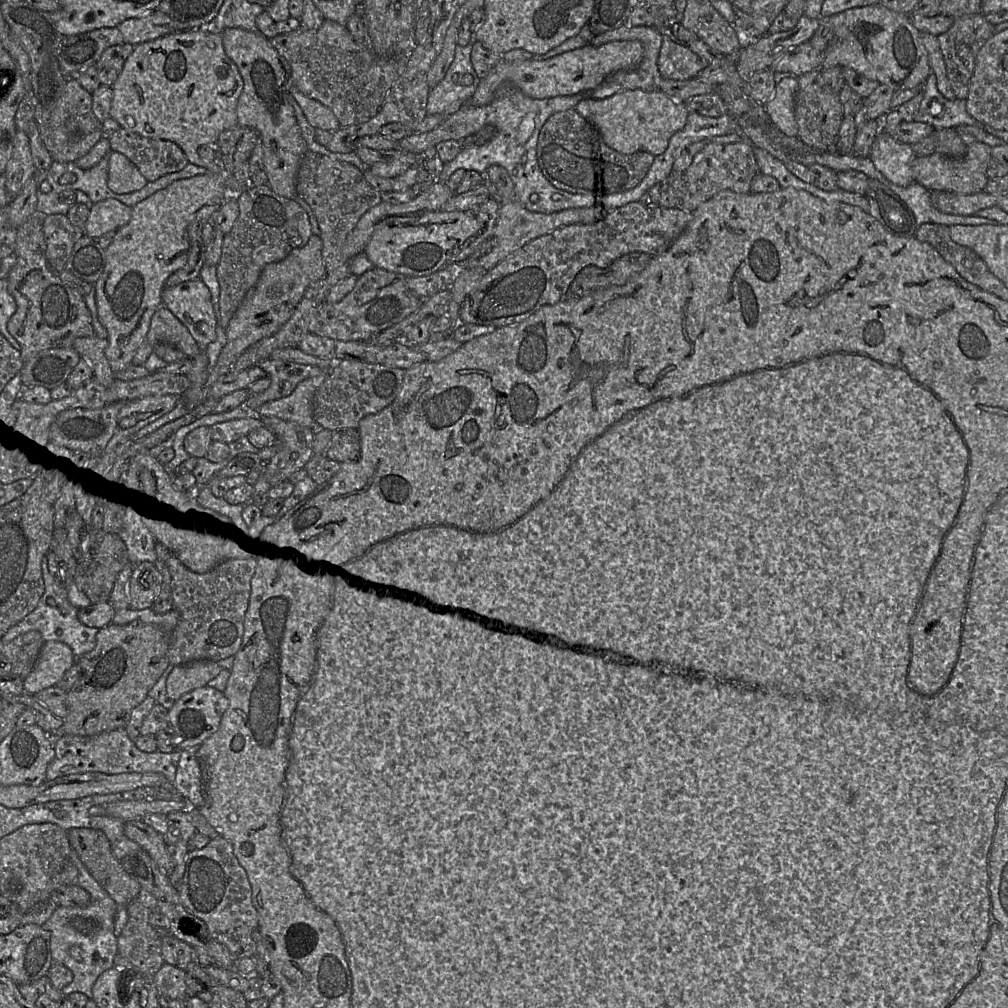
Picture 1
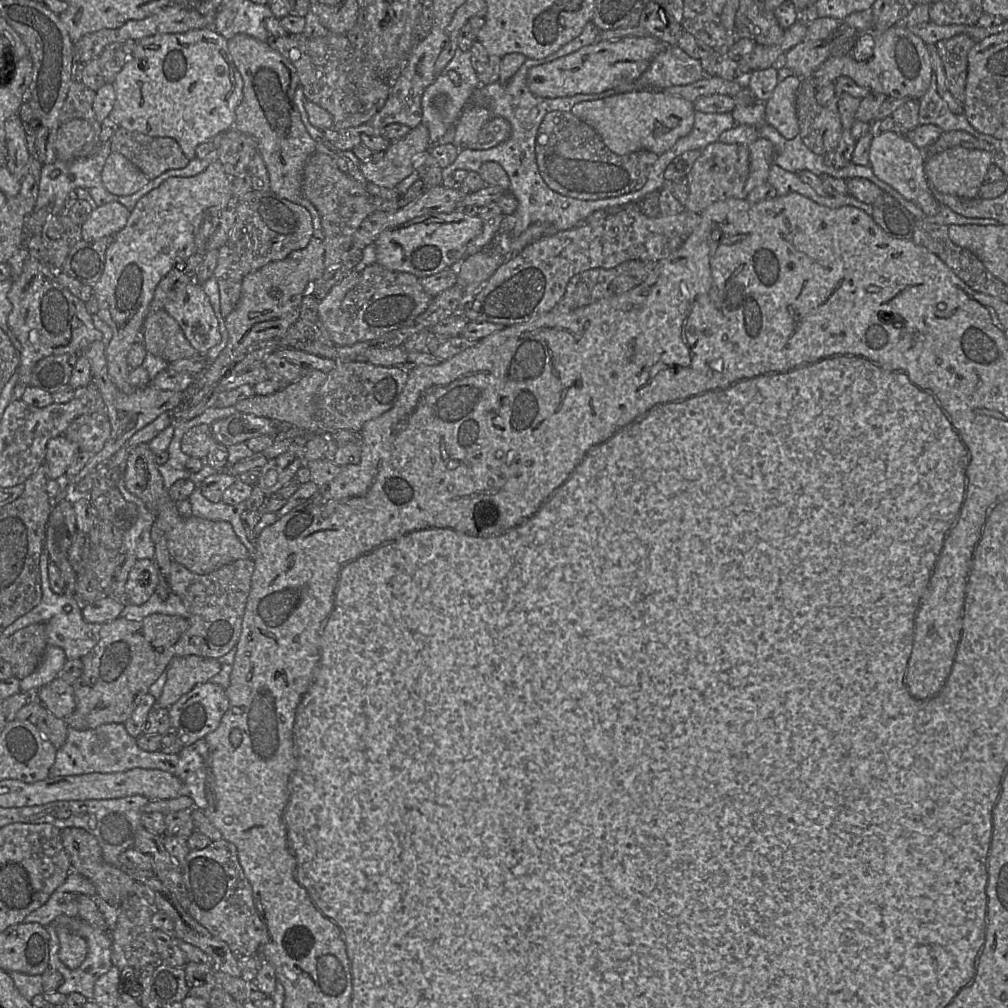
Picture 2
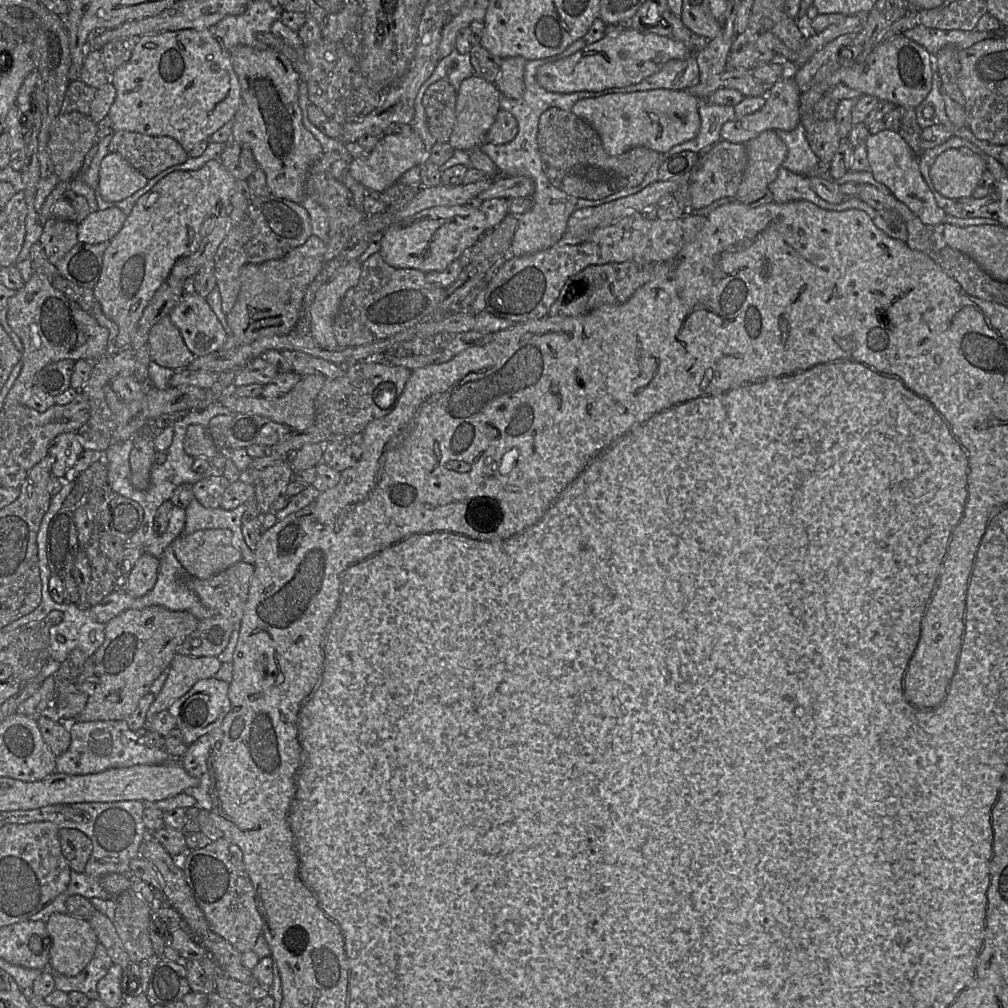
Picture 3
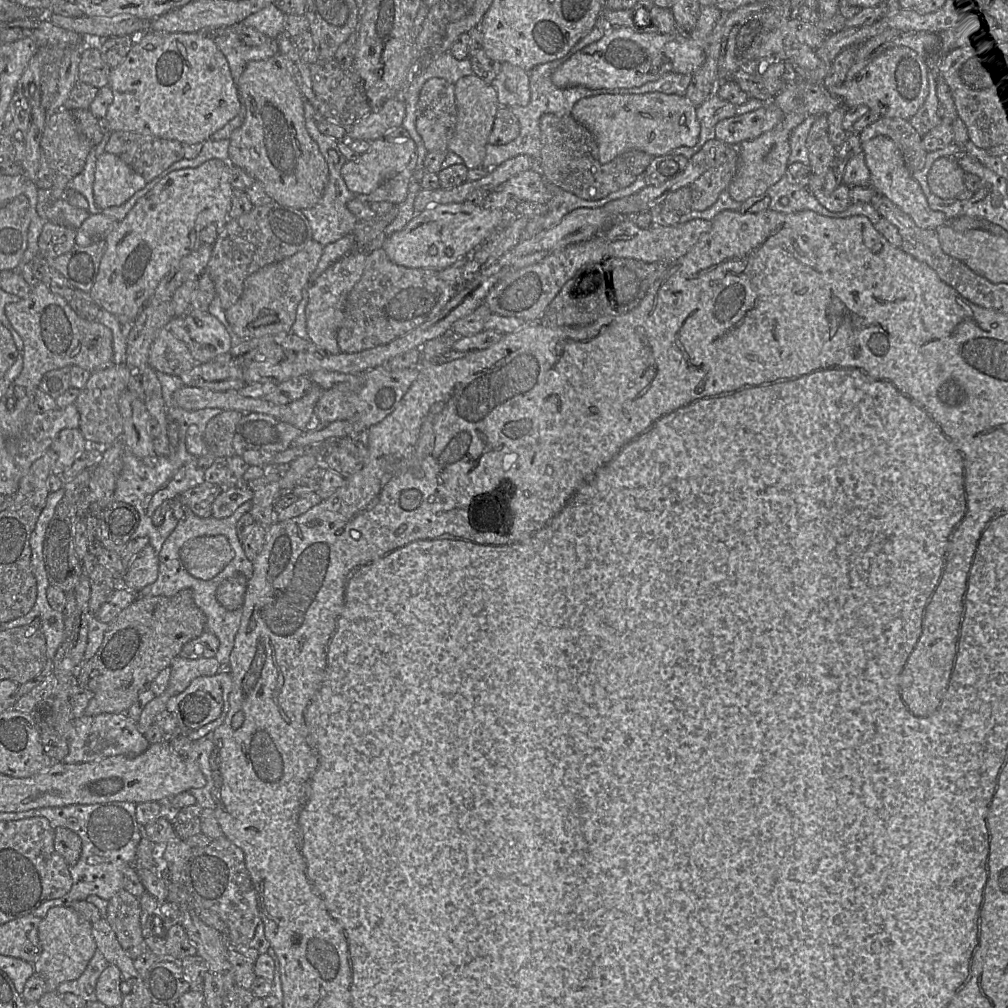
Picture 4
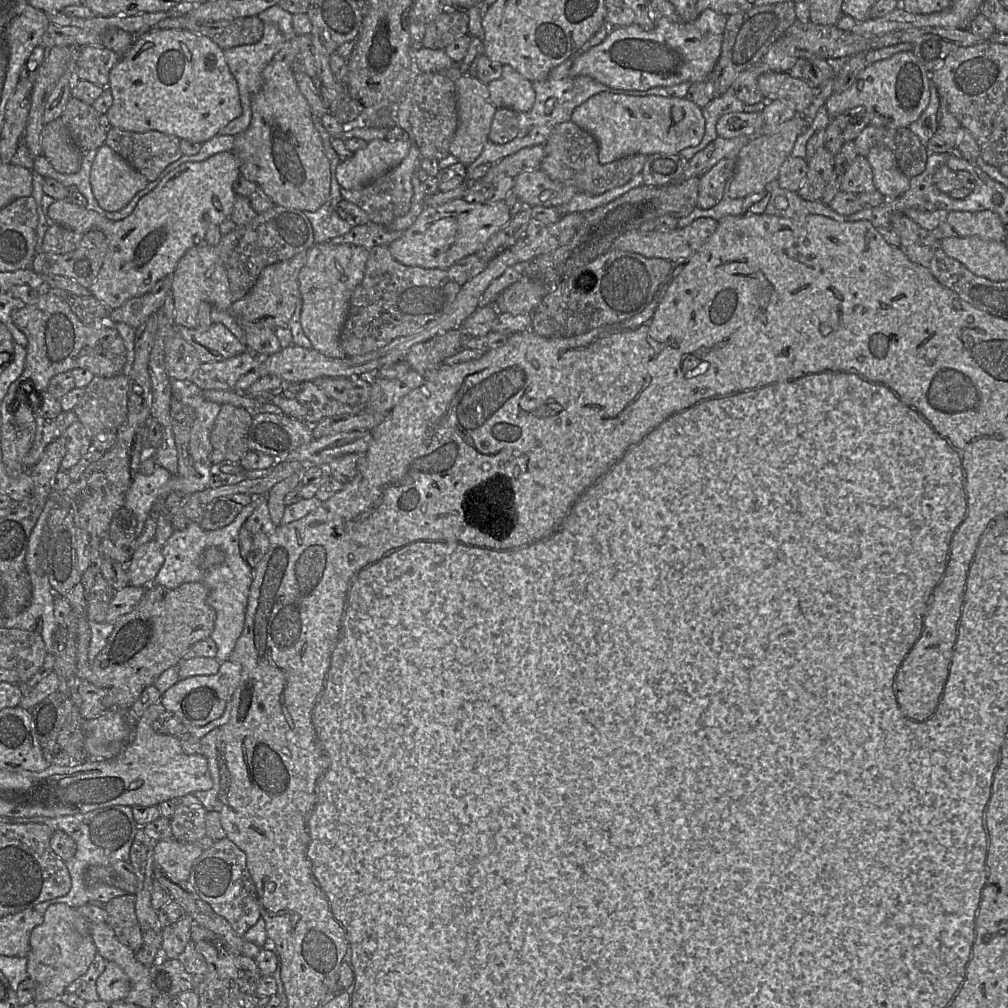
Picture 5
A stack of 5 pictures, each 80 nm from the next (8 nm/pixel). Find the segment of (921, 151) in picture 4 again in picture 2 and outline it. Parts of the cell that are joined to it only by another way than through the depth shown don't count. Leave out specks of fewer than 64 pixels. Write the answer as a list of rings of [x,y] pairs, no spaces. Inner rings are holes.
[[[908,99],[890,115],[879,122],[873,122],[872,129],[874,132],[894,132],[904,137],[919,125],[918,110],[919,99]]]

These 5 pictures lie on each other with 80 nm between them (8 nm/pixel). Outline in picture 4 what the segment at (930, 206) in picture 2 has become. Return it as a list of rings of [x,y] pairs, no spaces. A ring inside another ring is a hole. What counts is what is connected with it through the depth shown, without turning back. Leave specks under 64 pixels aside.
[[[877,136],[862,144],[866,164],[870,170],[870,182],[878,194],[891,200],[904,213],[908,214],[914,223],[922,229],[937,229],[948,223],[948,217],[941,211],[929,207],[927,198],[917,180],[913,178],[895,143],[886,136]]]

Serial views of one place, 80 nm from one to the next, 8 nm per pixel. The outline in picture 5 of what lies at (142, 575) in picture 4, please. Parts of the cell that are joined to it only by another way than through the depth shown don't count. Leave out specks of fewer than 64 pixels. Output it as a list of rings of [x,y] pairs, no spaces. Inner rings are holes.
[[[155,539],[141,545],[133,551],[127,564],[129,585],[148,587],[154,582],[163,563],[162,546]]]

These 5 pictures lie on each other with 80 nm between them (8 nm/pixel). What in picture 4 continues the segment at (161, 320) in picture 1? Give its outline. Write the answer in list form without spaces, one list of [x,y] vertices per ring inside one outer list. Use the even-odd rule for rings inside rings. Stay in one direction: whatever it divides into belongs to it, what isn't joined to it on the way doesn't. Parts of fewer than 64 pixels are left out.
[[[165,326],[150,347],[149,364],[155,371],[180,376],[191,370],[196,361],[187,345]]]

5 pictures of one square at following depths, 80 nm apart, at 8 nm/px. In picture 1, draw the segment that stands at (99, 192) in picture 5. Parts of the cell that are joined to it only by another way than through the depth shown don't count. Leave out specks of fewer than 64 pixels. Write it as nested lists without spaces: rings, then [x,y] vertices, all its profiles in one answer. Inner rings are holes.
[[[111,152],[108,167],[107,186],[116,194],[126,194],[142,189],[147,179],[123,154]]]

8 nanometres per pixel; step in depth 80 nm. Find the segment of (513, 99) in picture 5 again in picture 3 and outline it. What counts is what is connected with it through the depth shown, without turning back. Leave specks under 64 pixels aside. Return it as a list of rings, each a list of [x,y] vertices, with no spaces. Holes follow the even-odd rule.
[[[521,56],[501,59],[499,74],[494,85],[502,96],[519,99],[525,89],[524,67],[527,60]]]

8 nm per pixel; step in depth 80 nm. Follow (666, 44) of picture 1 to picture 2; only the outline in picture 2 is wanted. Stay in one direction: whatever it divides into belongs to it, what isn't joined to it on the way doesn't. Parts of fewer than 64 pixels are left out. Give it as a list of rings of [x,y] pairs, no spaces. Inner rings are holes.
[[[666,45],[636,81],[623,83],[613,92],[622,94],[642,89],[664,90],[694,83],[703,76],[700,60],[690,57],[677,45]]]

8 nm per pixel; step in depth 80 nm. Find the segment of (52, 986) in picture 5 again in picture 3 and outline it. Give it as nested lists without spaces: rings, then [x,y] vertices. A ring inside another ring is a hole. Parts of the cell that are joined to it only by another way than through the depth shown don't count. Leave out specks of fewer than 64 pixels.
[[[53,913],[45,924],[52,940],[49,971],[75,977],[90,962],[98,943],[89,921]]]

